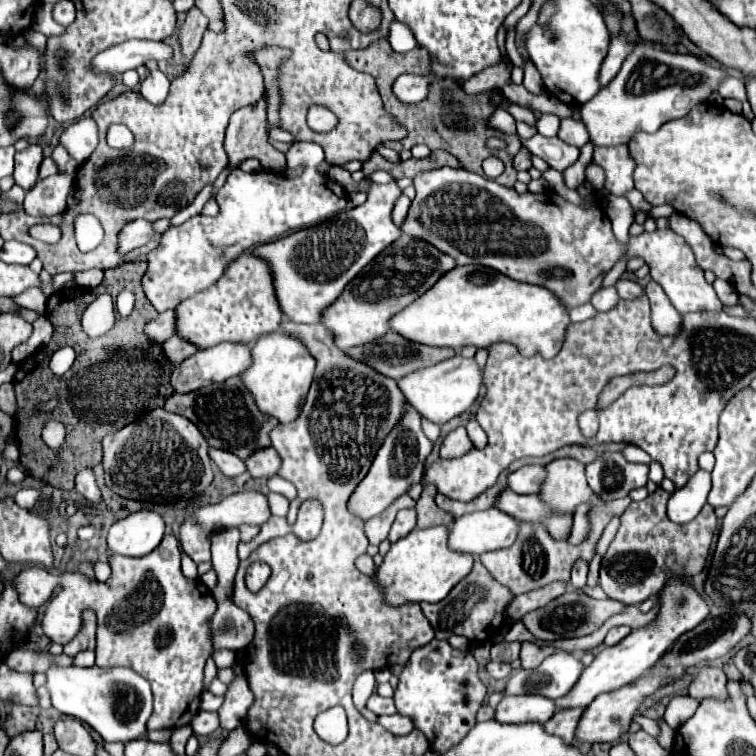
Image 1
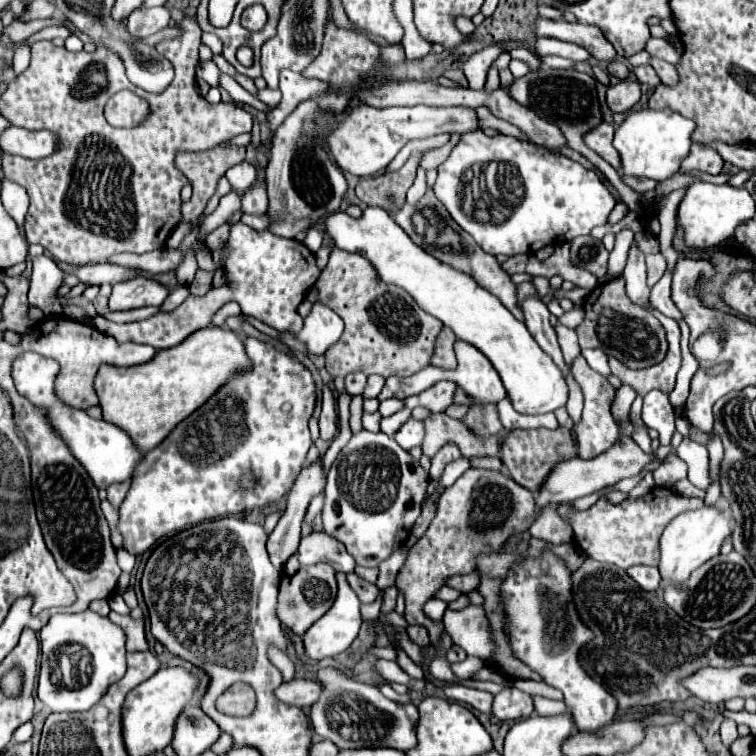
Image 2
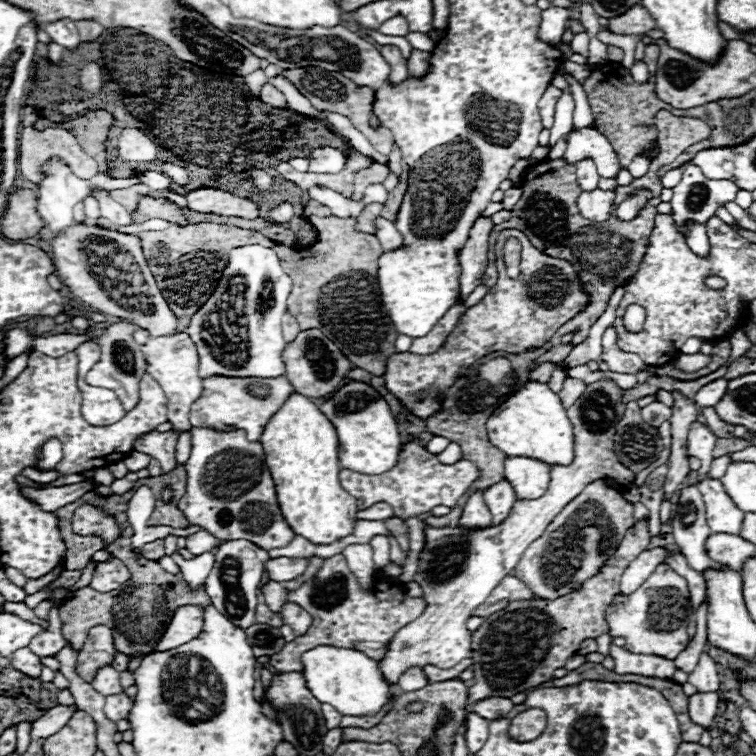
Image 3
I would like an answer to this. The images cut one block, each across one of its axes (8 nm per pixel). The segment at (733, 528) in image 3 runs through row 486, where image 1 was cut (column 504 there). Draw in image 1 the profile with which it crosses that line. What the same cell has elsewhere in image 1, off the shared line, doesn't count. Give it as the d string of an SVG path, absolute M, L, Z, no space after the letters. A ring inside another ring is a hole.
M506 696L500 700L494 720L502 724L522 724L522 722L546 722L556 712L552 700L544 696Z

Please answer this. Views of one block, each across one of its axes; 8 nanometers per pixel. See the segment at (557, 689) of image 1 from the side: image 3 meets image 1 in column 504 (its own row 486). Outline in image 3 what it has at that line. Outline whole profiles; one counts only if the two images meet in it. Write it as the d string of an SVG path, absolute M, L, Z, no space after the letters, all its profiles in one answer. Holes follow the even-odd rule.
M696 486L682 488L678 496L676 516L672 518L672 534L686 562L698 572L720 566L718 562L710 560L704 550L704 542L712 534L704 514L706 510L704 510L702 494L698 492L698 488Z

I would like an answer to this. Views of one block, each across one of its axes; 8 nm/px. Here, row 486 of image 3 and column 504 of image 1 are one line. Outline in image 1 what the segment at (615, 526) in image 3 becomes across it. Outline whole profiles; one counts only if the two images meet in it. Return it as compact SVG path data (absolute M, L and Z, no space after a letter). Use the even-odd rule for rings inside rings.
M476 558L474 570L466 578L462 578L462 582L458 582L458 586L454 586L454 590L450 590L450 594L444 600L436 604L420 604L420 606L430 626L434 628L438 640L446 640L452 634L460 634L460 636L466 636L468 640L486 642L502 626L504 612L512 600L514 600L514 594L510 594L506 586L494 582L494 576Z

